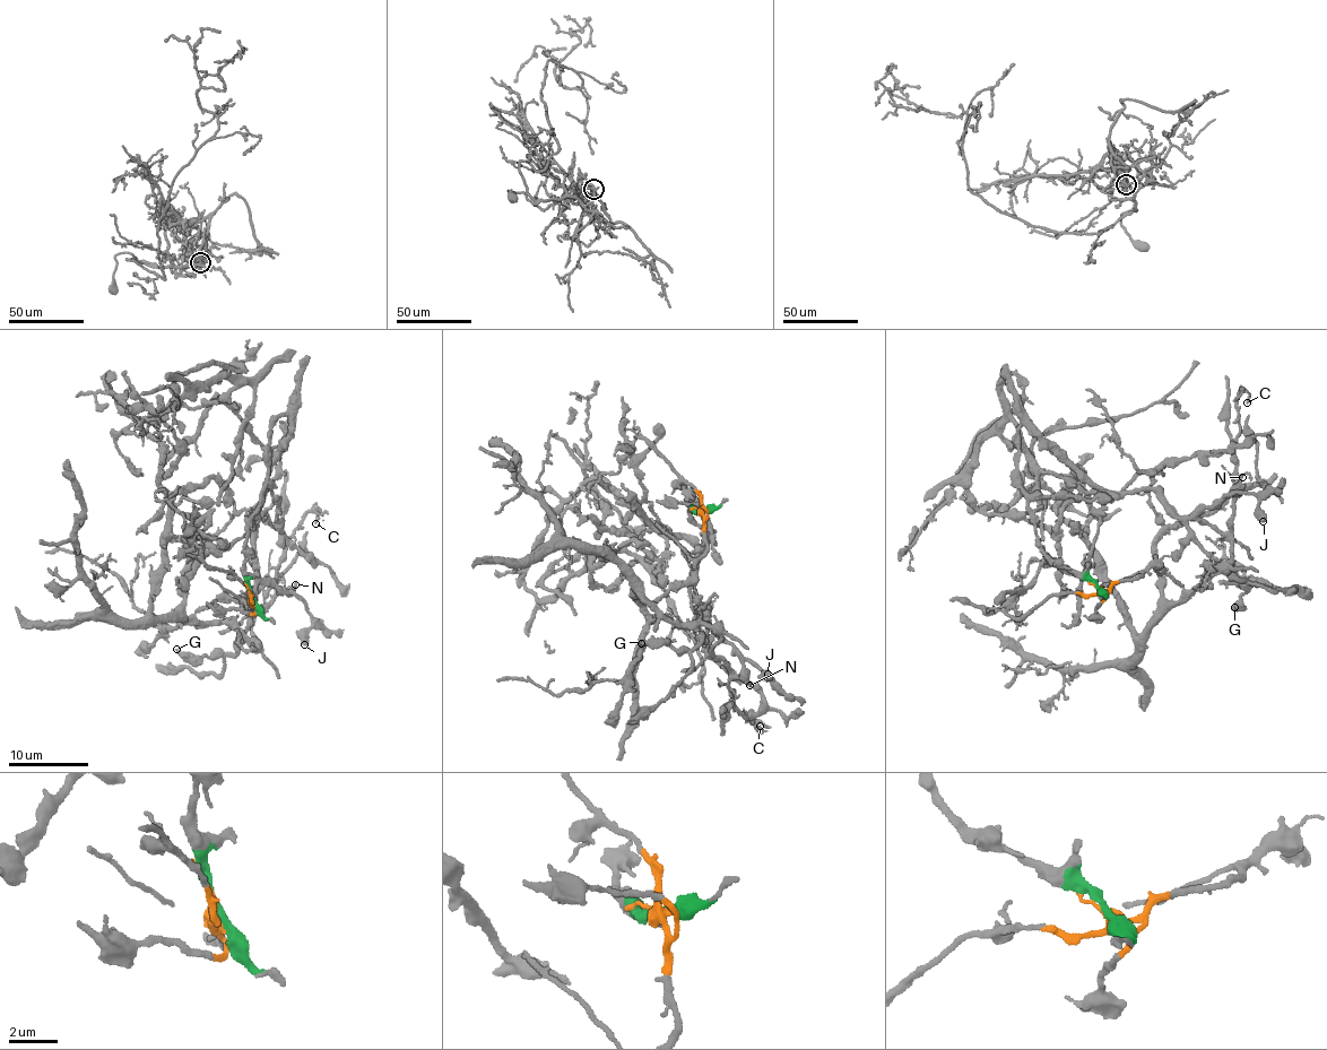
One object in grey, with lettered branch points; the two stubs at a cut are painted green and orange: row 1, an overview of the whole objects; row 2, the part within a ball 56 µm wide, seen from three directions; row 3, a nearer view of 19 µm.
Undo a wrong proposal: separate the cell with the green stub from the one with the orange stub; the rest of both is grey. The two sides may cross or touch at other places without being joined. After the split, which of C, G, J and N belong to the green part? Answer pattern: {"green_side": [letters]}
{"green_side": ["G", "J", "N"]}

